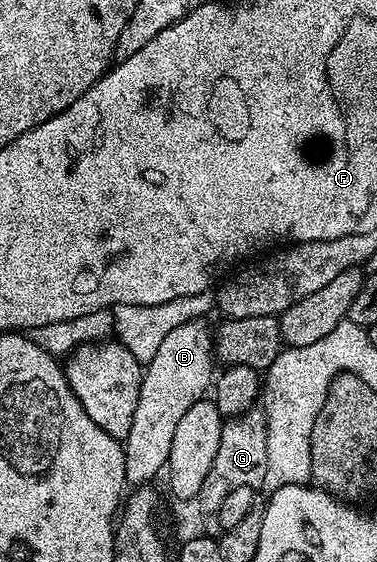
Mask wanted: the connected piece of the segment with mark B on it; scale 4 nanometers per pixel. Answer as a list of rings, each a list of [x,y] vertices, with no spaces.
[[[204,319],[188,321],[175,328],[159,344],[159,349],[155,352],[150,362],[146,363],[142,373],[139,401],[135,406],[134,419],[131,422],[131,431],[123,440],[122,450],[124,452],[124,474],[128,485],[148,485],[153,478],[161,471],[166,469],[171,452],[171,442],[174,440],[175,428],[181,421],[181,417],[197,401],[204,399],[206,392],[212,387],[215,376],[214,355],[214,333],[212,327],[209,328]]]

